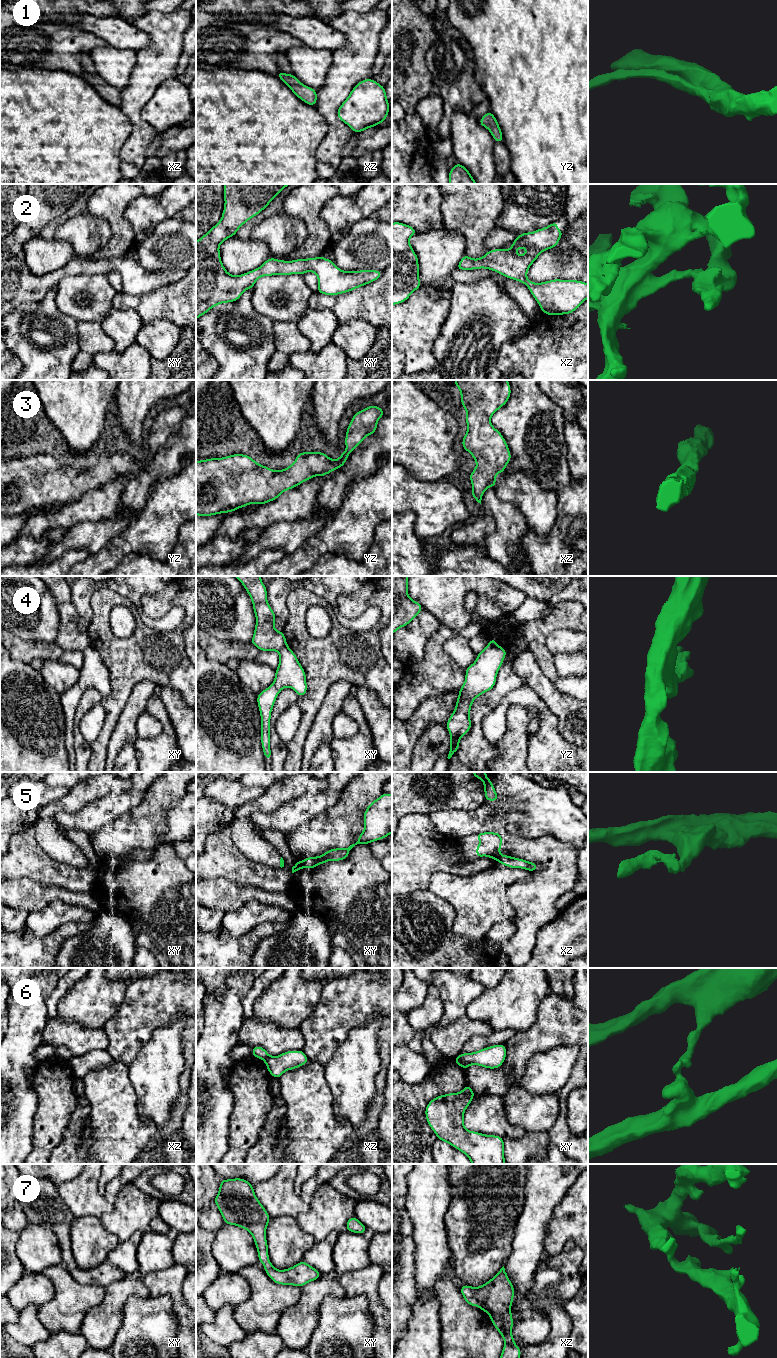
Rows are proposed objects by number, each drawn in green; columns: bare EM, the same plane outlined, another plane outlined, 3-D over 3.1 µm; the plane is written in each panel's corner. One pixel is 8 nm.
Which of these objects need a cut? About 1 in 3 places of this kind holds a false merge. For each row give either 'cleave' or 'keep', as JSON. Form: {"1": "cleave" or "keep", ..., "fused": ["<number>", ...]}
{"1": "keep", "2": "keep", "3": "keep", "4": "cleave", "5": "cleave", "6": "cleave", "7": "keep", "fused": ["4", "5", "6"]}

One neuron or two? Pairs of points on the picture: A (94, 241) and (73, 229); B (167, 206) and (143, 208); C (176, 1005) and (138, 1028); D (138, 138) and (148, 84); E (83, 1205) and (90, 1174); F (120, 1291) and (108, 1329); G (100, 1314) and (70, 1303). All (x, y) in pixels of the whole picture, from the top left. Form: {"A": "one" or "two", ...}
{"A": "one", "B": "one", "C": "one", "D": "one", "E": "one", "F": "one", "G": "two"}

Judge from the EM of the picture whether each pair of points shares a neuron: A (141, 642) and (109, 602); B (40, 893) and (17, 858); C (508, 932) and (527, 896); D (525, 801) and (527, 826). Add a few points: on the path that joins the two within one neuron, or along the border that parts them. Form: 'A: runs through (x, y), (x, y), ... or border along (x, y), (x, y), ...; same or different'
A: runs through (125, 643), (116, 643), (103, 630), (103, 618); same
B: border along (10, 878), (27, 877), (46, 886), (54, 886); different
C: border along (514, 919), (516, 932), (508, 943); different
D: runs through (527, 807), (527, 820); same

